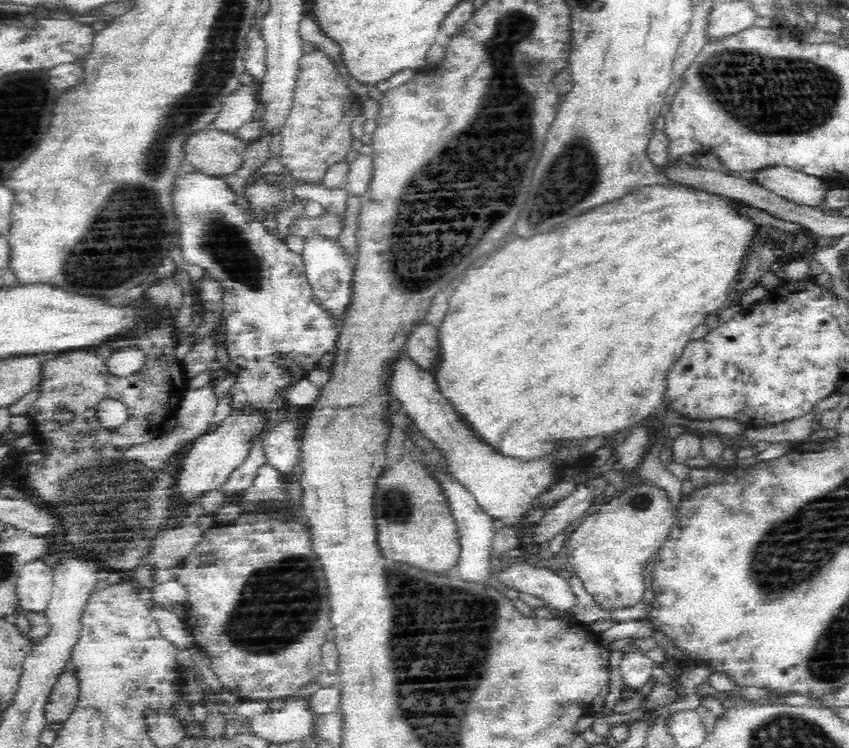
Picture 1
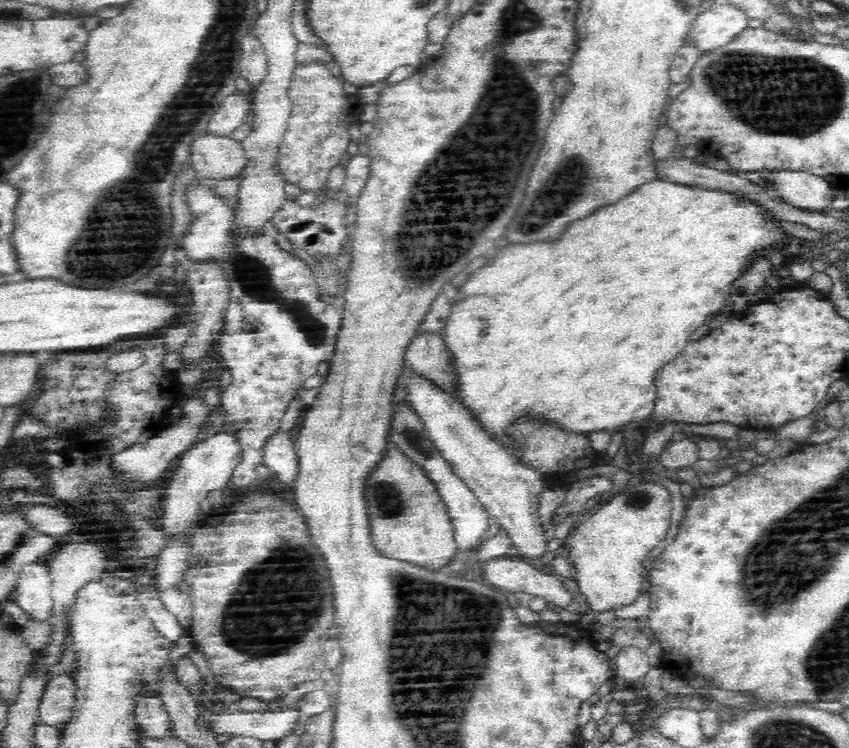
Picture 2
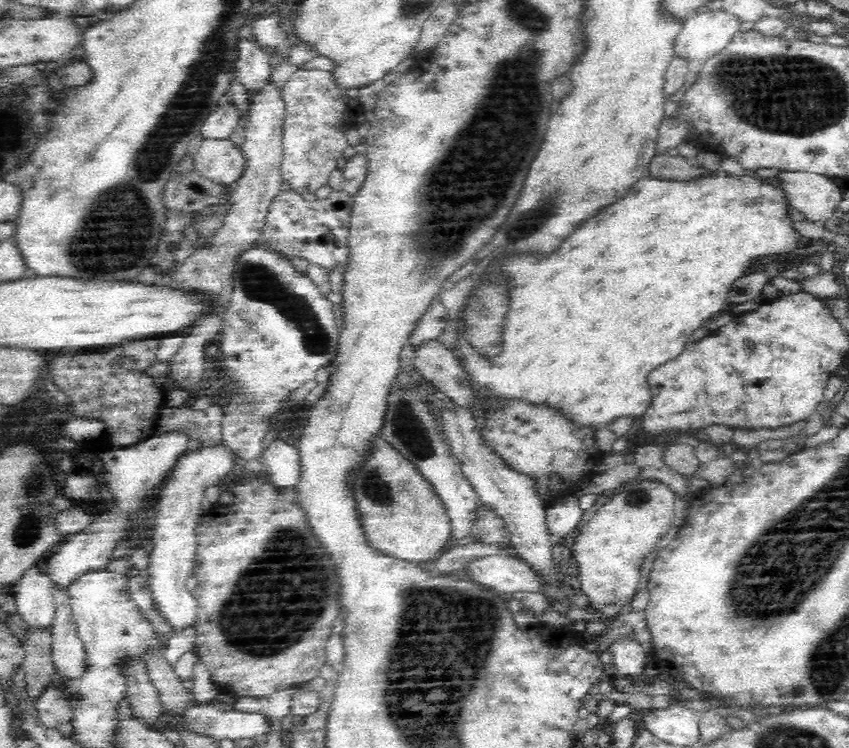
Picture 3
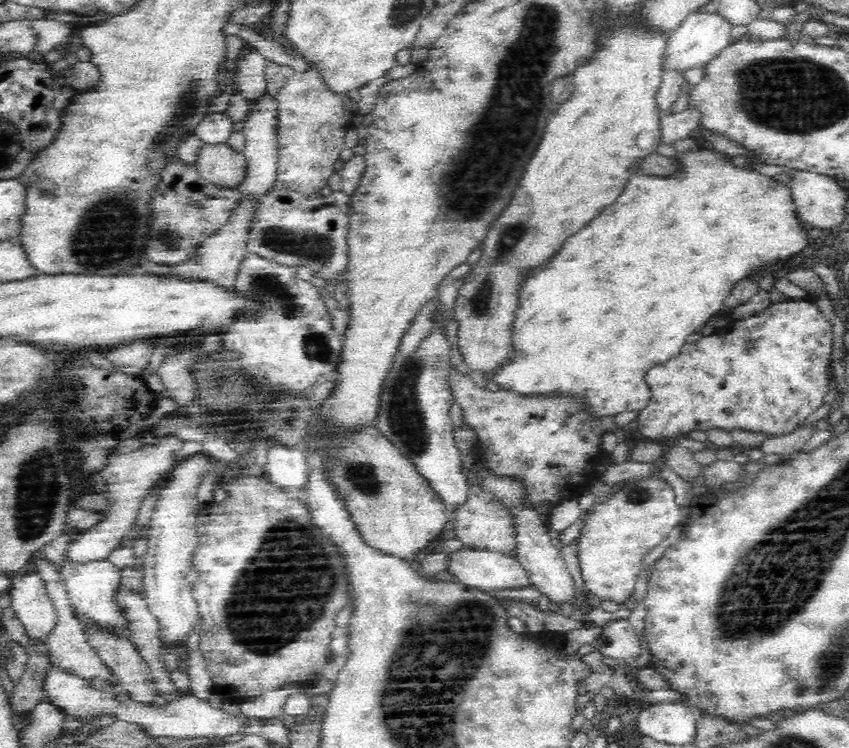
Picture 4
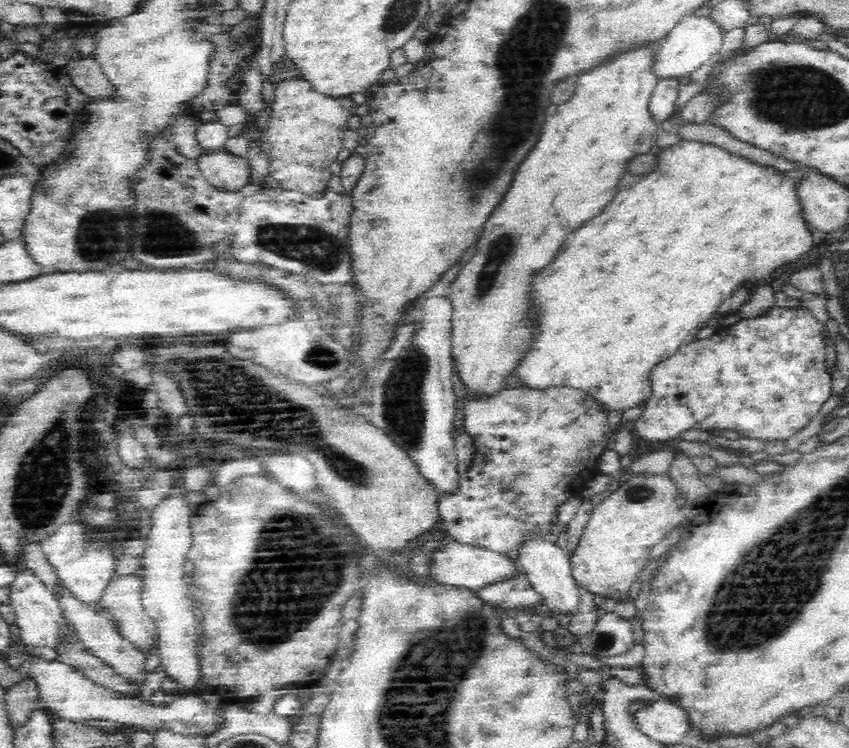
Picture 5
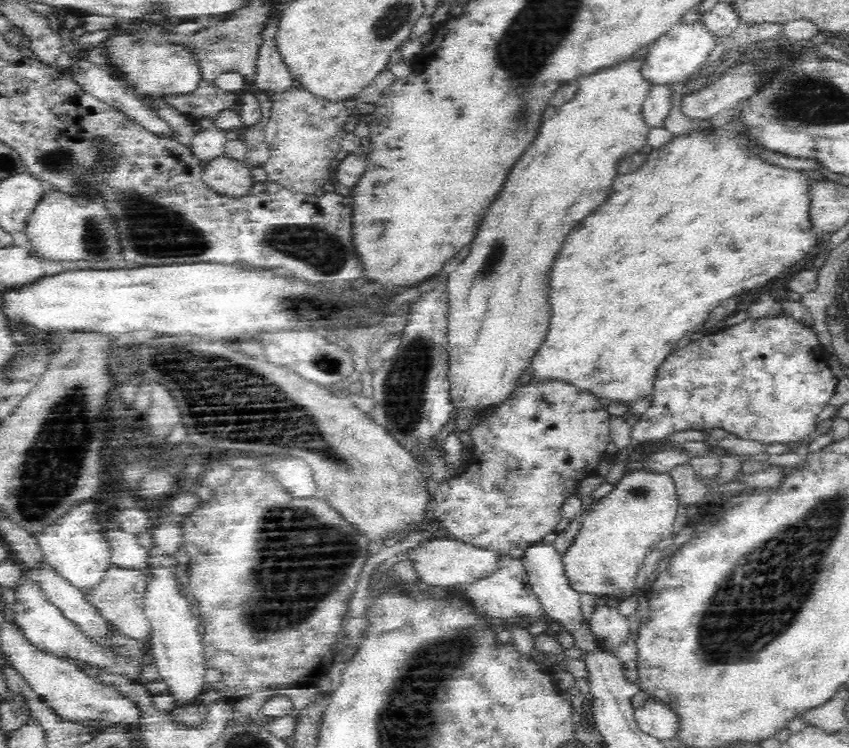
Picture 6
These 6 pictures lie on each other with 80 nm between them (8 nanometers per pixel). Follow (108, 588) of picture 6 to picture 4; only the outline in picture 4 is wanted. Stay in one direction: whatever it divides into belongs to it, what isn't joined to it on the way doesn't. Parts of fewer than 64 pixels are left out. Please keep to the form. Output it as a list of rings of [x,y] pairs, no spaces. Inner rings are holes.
[[[121,584],[120,588],[116,590],[116,594],[112,596],[112,603],[122,608],[124,619],[126,619],[126,623],[128,623],[127,632],[129,632],[129,639],[150,667],[152,680],[158,694],[166,698],[168,701],[173,701],[178,697],[182,697],[186,691],[178,689],[172,683],[170,672],[164,667],[162,656],[164,653],[164,646],[159,634],[160,626],[158,620],[152,615],[152,613],[150,613],[150,609],[148,609],[148,605],[146,605],[146,600],[144,600],[143,594],[141,594],[140,591],[135,591],[135,588],[131,588],[128,584]]]

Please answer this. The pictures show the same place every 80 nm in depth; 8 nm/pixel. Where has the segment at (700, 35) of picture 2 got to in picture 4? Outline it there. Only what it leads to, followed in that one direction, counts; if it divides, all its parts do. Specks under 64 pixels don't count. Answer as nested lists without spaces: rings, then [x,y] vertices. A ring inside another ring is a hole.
[[[696,12],[689,14],[680,26],[667,36],[662,53],[663,72],[686,72],[698,66],[705,67],[714,60],[730,44],[730,34],[733,29],[718,13]]]

